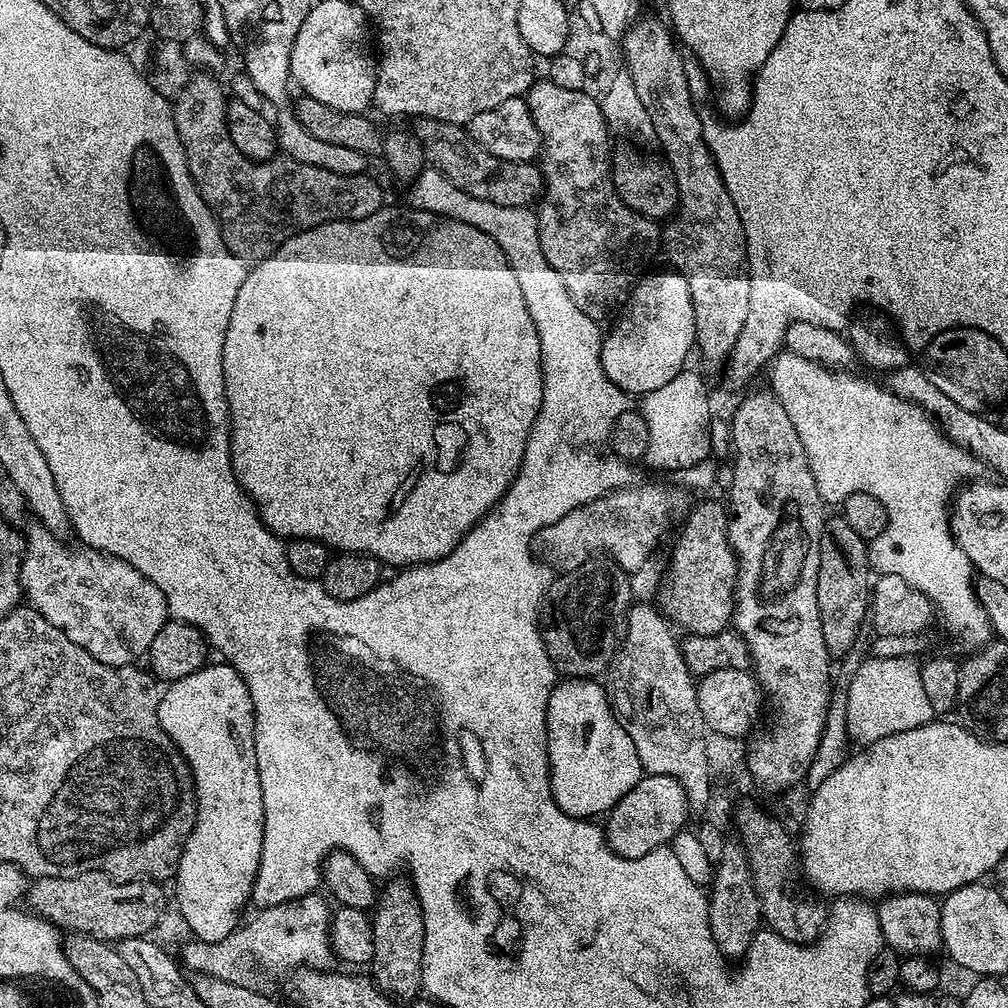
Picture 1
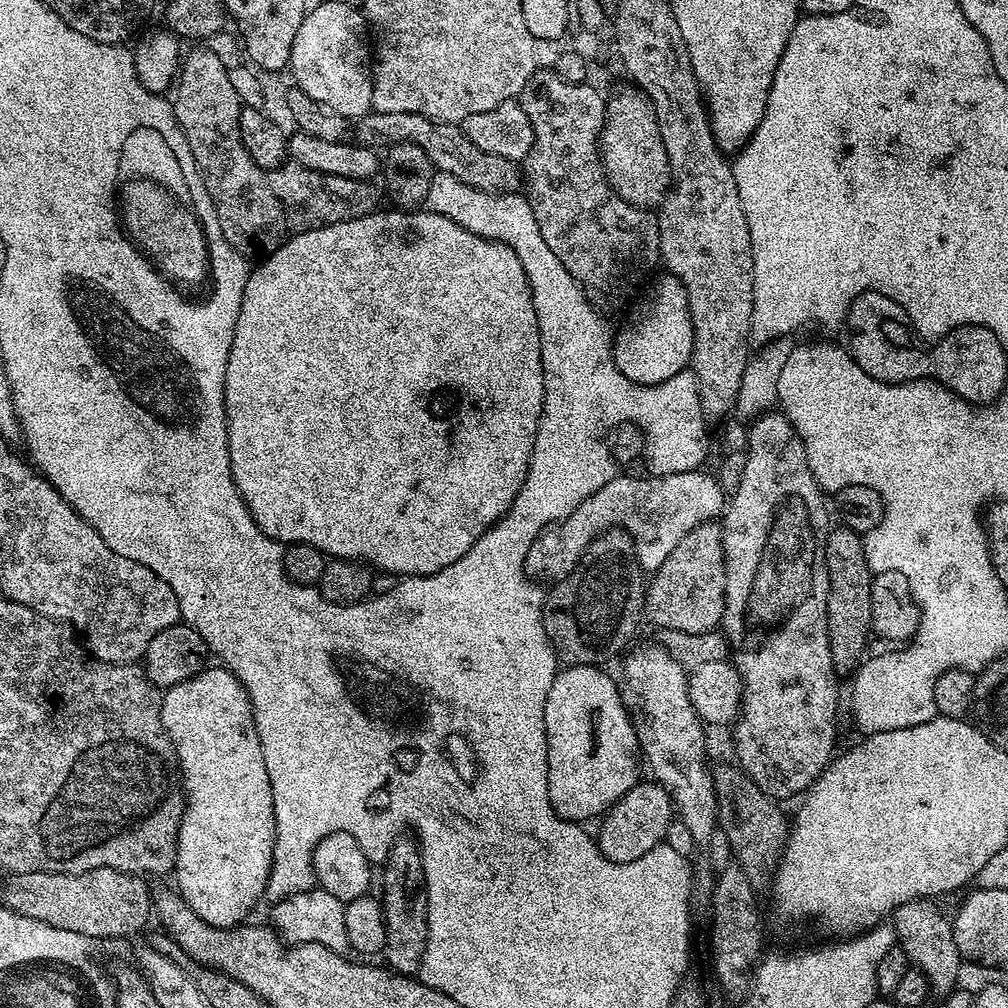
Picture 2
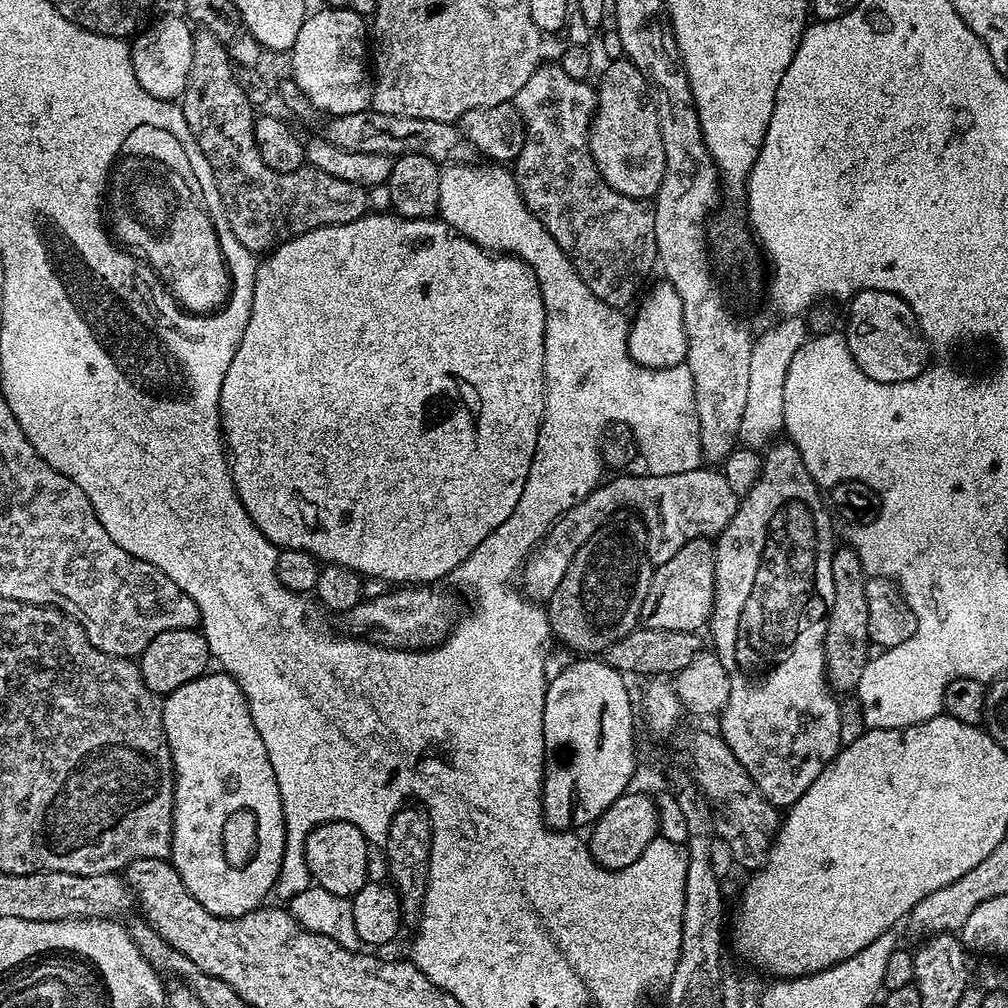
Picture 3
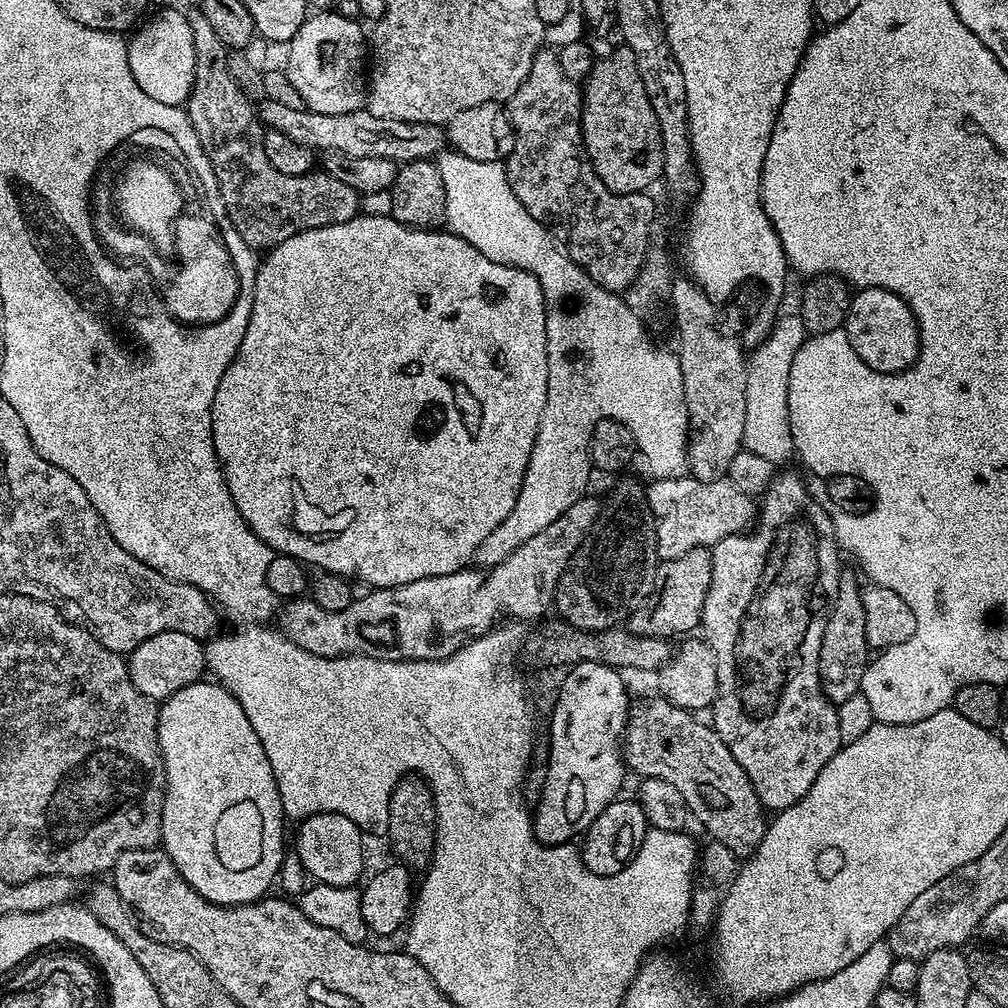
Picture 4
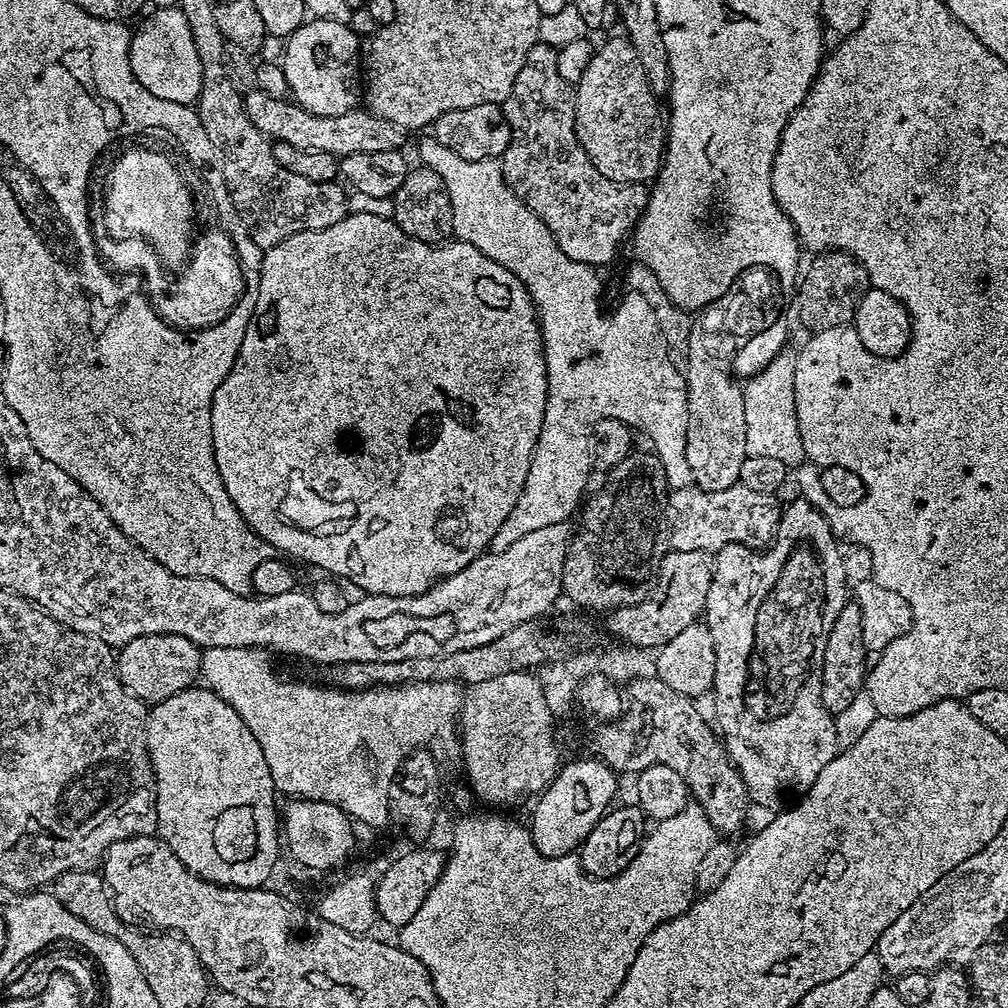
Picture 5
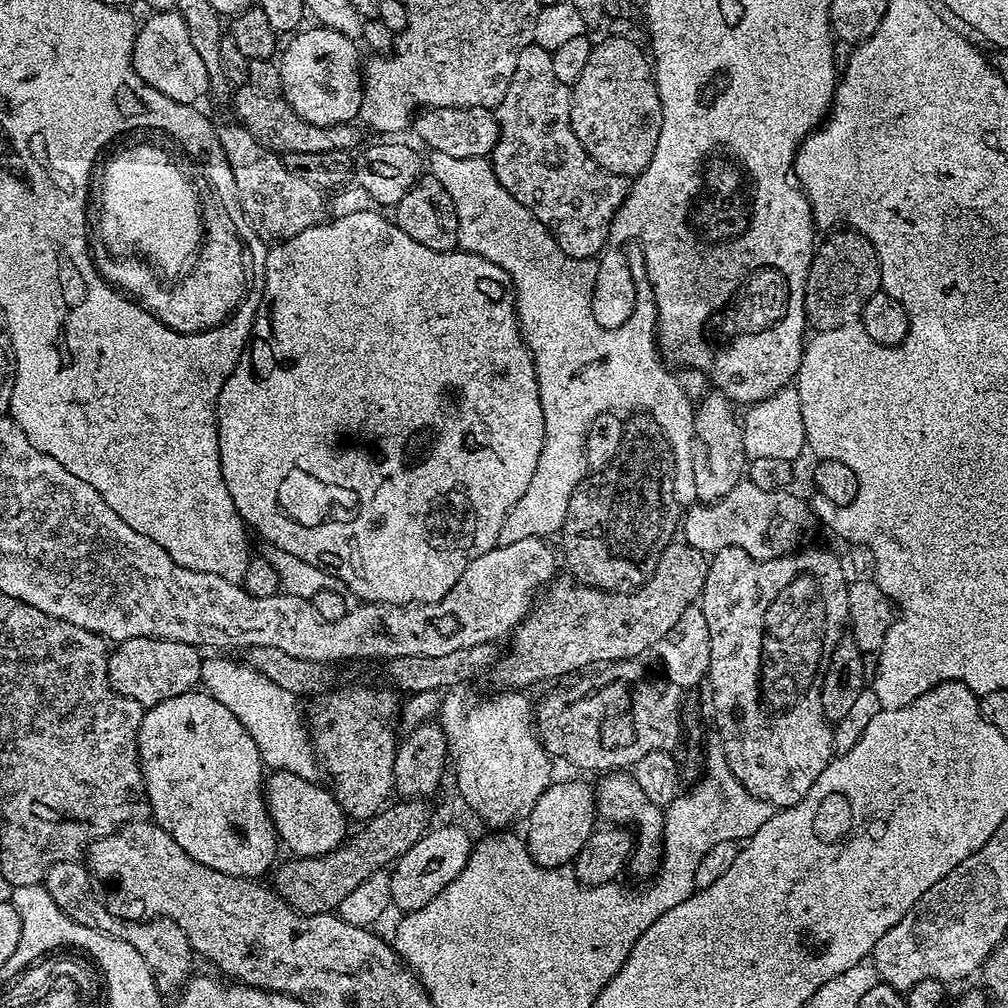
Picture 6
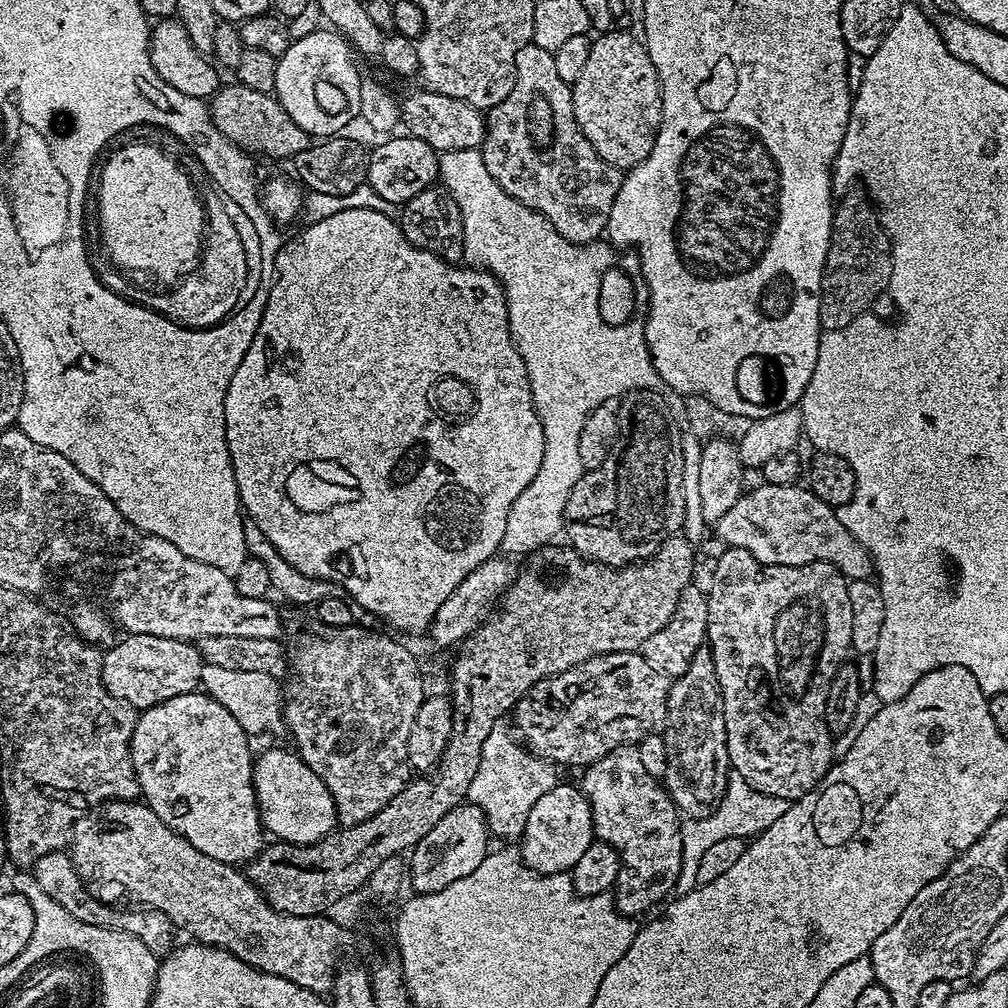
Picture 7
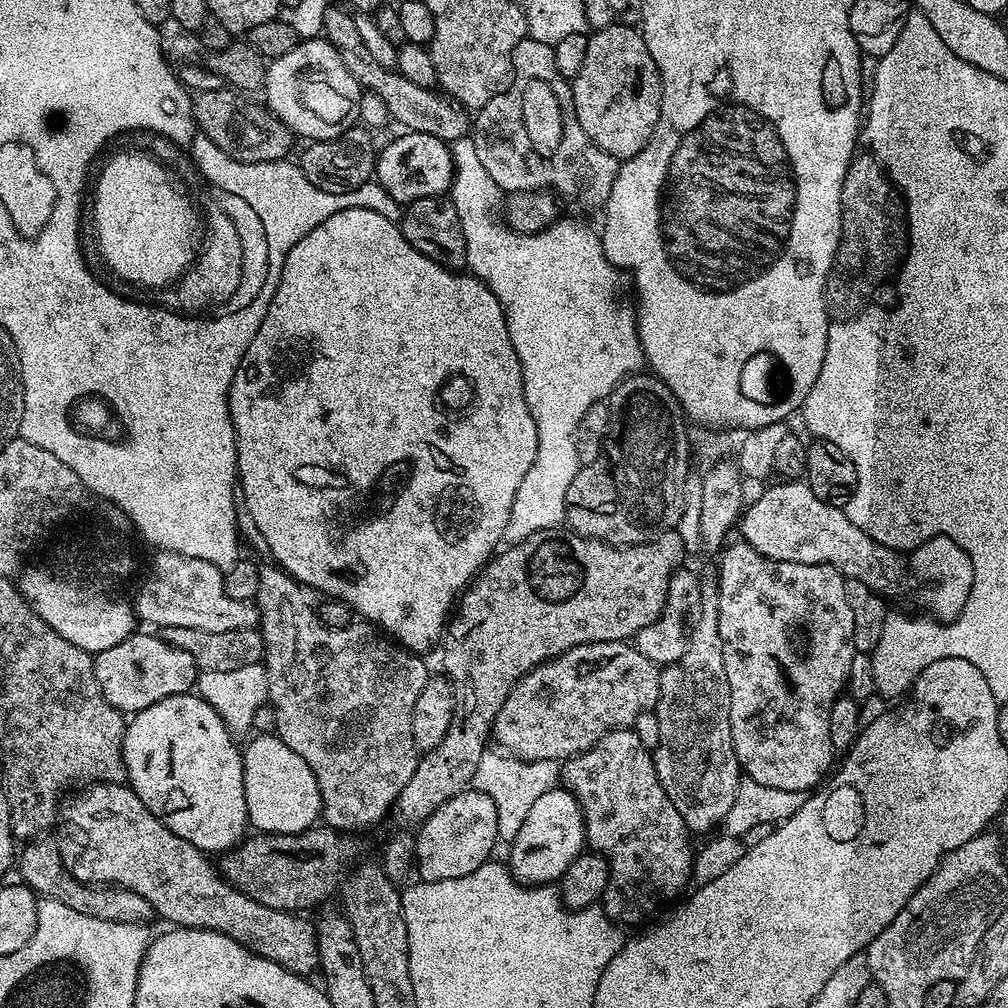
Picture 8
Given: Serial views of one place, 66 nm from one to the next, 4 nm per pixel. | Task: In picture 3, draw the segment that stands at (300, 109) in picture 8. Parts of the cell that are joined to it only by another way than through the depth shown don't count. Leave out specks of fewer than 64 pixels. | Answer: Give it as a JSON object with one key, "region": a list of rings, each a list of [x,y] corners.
{"region":[[[321,7],[321,12],[313,11],[298,30],[298,38],[290,49],[291,79],[306,90],[306,98],[316,108],[317,113],[329,112],[329,117],[345,116],[369,111],[372,102],[372,81],[370,75],[370,28],[365,17],[359,16],[353,8]]]}

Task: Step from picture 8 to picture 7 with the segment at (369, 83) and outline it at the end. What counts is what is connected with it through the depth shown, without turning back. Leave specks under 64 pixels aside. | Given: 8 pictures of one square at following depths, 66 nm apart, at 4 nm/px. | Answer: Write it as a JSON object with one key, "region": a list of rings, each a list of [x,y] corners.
{"region":[[[427,90],[420,92],[408,92],[404,100],[402,96],[399,101],[400,119],[403,127],[408,127],[405,128],[407,135],[422,138],[422,142],[429,144],[438,154],[459,154],[462,150],[479,148],[483,144],[486,116],[481,109],[446,94]]]}

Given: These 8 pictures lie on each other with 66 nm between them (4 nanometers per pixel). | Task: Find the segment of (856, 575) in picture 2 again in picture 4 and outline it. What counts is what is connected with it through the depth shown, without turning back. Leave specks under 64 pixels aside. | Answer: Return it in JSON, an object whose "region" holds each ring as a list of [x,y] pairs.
{"region":[[[848,570],[841,571],[836,601],[826,622],[820,651],[820,689],[824,697],[837,706],[861,695],[862,674],[866,674],[870,663],[870,649],[866,642],[866,606],[862,606],[860,593],[862,584]]]}

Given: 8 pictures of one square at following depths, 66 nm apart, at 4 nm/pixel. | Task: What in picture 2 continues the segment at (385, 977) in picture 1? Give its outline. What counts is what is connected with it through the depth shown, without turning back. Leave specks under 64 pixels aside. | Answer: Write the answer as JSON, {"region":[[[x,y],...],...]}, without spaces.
{"region":[[[397,839],[388,851],[388,859],[382,865],[384,889],[378,892],[386,926],[386,942],[382,956],[383,959],[388,959],[386,964],[391,971],[399,972],[401,976],[415,977],[424,962],[428,941],[428,891],[420,846],[415,839],[404,839]]]}

